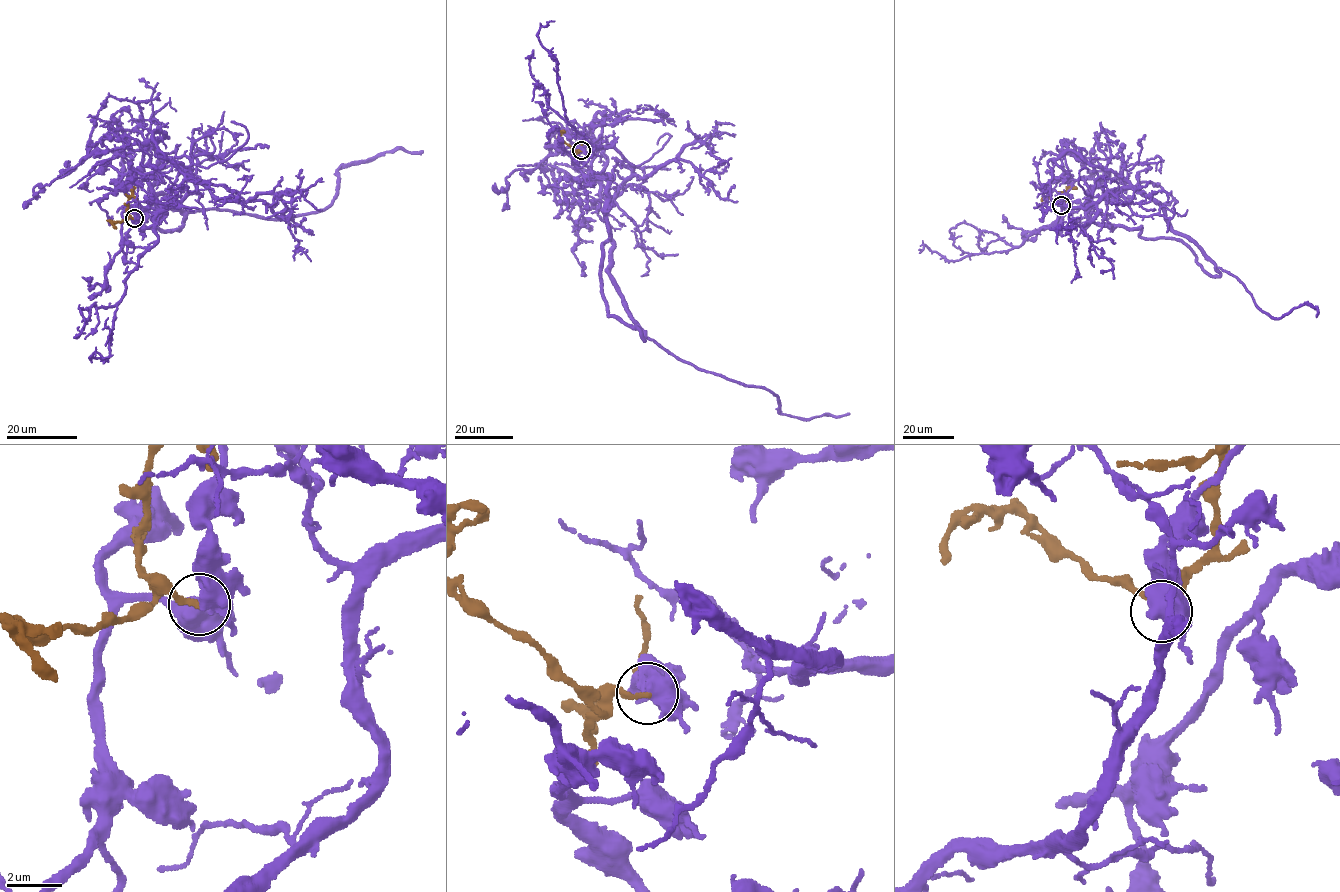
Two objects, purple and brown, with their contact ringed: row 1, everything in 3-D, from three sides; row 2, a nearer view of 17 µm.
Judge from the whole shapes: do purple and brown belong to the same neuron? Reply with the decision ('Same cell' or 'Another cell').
Another cell

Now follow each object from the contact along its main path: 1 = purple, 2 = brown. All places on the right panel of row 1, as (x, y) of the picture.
1: (1061, 205), (1080, 179), (1118, 196), (1142, 191), (1271, 318), (1306, 303), (1316, 315)
2: (1061, 205), (1048, 196), (1041, 201)

